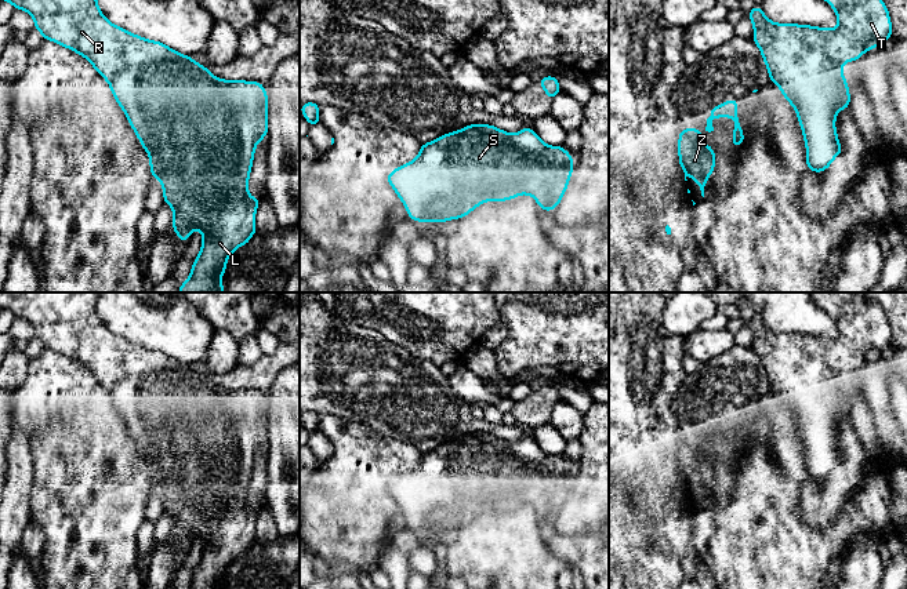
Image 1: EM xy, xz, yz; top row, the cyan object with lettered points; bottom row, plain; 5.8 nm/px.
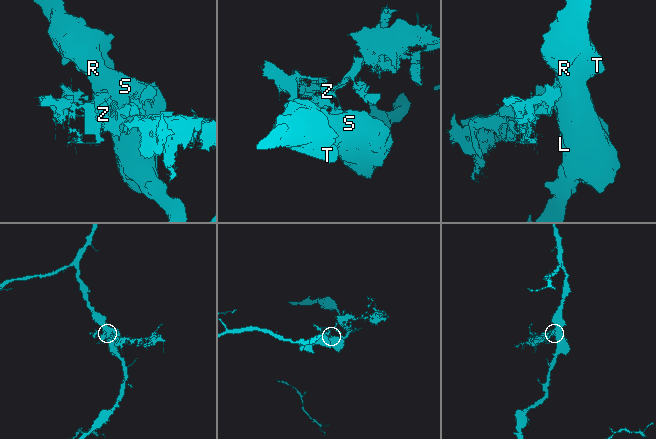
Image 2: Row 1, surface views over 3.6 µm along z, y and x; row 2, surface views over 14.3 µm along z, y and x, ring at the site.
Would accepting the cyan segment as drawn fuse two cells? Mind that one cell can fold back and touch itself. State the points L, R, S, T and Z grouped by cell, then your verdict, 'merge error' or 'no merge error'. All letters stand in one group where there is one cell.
groups L R S T Z; no merge error

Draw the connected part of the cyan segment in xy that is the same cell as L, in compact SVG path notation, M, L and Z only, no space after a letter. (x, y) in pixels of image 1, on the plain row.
M0 292L0 309L28 320L44 349L52 349L83 364L109 392L116 411L149 463L152 487L163 494L164 512L174 520L174 541L182 553L193 538L203 543L203 553L188 589L221 589L231 563L247 553L257 541L255 520L261 506L248 505L248 486L255 454L268 443L269 406L260 390L218 388L189 364L110 332L98 317L97 298L98 292Z

